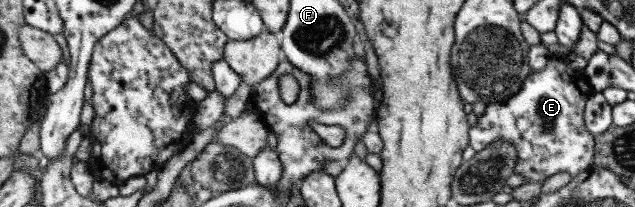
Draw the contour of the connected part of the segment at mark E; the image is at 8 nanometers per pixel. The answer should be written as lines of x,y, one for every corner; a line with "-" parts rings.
550,56
548,63
538,71
531,71
524,78
517,94
509,96
505,102
487,104
483,114
476,118
474,126
467,131
468,145
474,152
483,150
497,140
506,140
513,145
516,152
516,163
513,172
525,177
526,182
541,182
557,172
567,172
575,177
592,164
594,137
584,127
583,113
585,102
594,90
589,86
580,70
569,68
564,56

